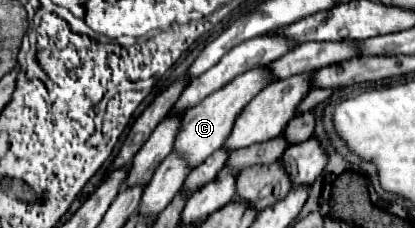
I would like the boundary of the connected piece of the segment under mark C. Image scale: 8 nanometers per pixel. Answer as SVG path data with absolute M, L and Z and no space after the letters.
M256 67L238 75L222 89L210 93L206 99L202 99L202 103L186 111L182 119L182 129L174 143L174 151L180 151L184 159L190 163L190 167L196 167L202 161L206 161L218 147L222 147L222 143L226 143L226 135L230 135L230 127L234 127L234 119L238 119L242 107L250 103L250 99L254 99L254 95L258 95L258 91L262 91L266 85L270 83L266 83L266 75L262 75L262 67Z

